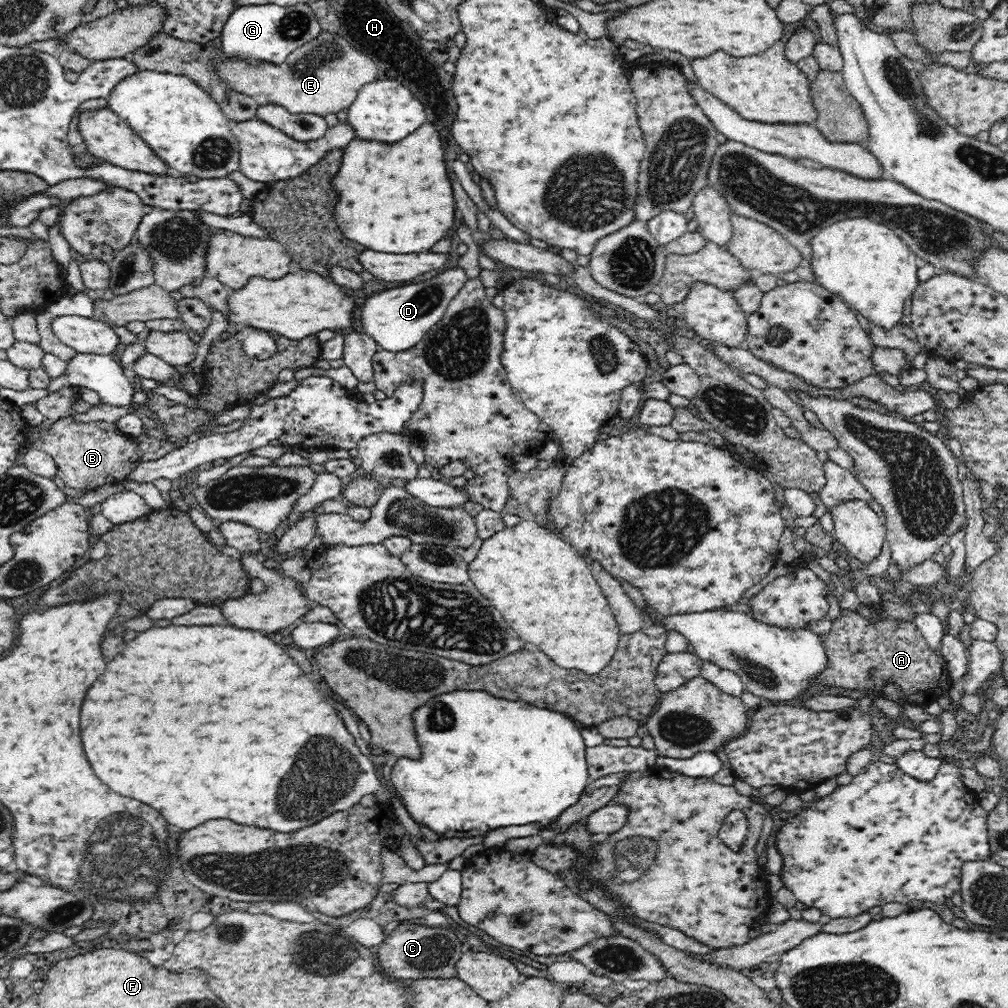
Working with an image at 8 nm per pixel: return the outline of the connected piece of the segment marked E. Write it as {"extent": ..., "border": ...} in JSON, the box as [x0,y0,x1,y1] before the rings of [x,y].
{"extent":[217,30,378,116],"border":[[[321,30],[319,36],[292,52],[282,65],[246,65],[240,59],[226,61],[221,53],[217,72],[237,92],[250,97],[264,94],[270,97],[272,104],[280,104],[291,114],[325,116],[347,111],[364,84],[378,79],[378,66],[368,56],[362,58],[364,54],[352,48],[338,32],[331,34]]]}

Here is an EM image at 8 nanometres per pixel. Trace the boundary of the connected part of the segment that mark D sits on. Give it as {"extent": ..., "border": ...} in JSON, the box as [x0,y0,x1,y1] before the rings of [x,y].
{"extent":[362,265,467,350],"border":[[[457,265],[446,268],[428,280],[399,285],[374,294],[365,300],[362,306],[363,332],[371,336],[381,346],[381,350],[408,350],[418,344],[423,335],[442,320],[452,298],[462,290],[467,280],[466,271]]]}

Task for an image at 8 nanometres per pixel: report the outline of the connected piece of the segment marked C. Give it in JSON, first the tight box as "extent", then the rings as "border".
{"extent":[378,924,463,980],"border":[[[418,924],[398,926],[378,946],[378,962],[384,974],[392,976],[396,980],[408,980],[408,978],[450,978],[456,976],[457,960],[462,956],[460,948],[463,941],[450,927],[429,927]]]}

